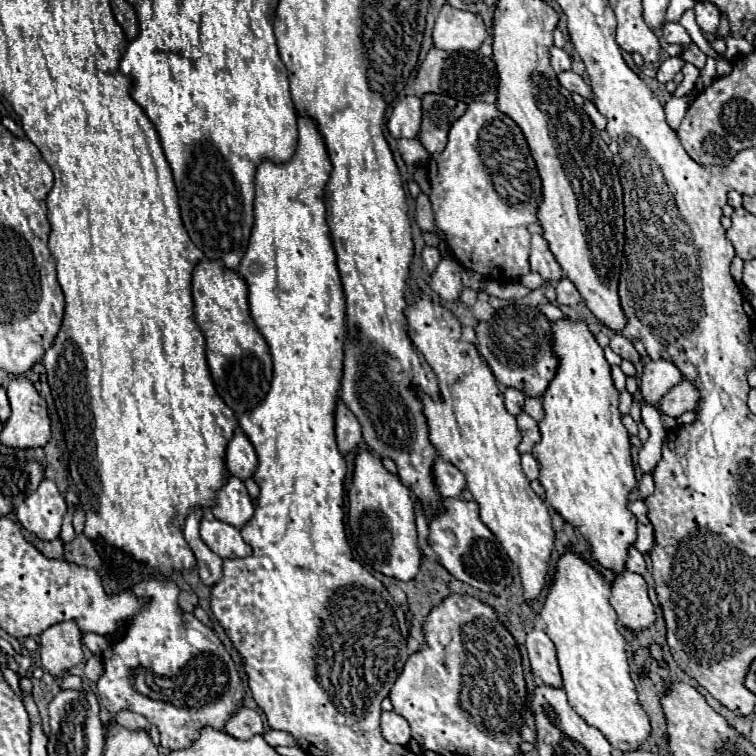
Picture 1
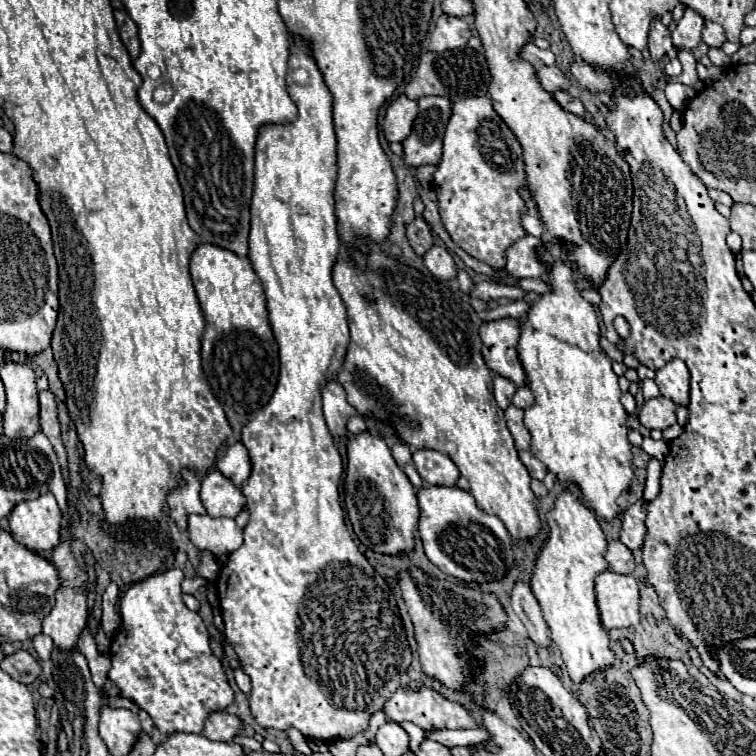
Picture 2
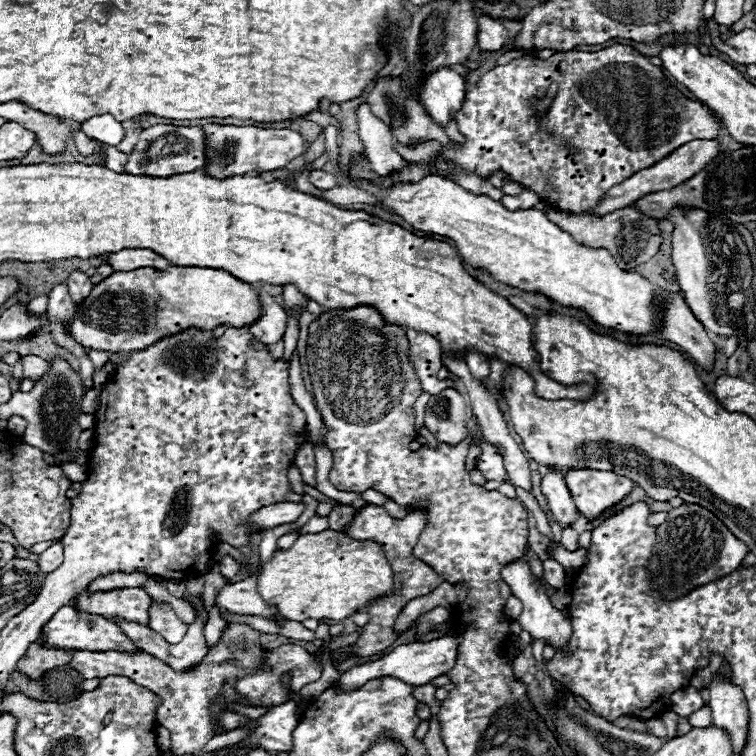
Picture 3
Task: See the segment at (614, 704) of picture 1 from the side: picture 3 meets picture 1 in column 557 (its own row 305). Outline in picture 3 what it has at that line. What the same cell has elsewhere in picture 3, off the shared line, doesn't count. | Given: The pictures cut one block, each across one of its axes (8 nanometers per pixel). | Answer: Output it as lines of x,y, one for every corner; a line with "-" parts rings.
426,176
424,180
416,184
398,184
394,188
368,184
364,180
354,180
352,184
372,194
378,194
384,202
382,208
386,212
394,212
402,216
416,230
452,238
458,254
466,262
470,262
474,268
488,270
496,280
504,284
510,284
528,292
542,292
544,296
556,300
562,306
574,306
574,308
584,310
600,326
614,328
624,334
644,334
644,332
654,330
654,322
658,320
658,314
650,308
650,300
654,292
660,288
644,280
636,272
626,272
618,268
608,250
588,248
584,244
578,244
568,232
562,232
556,224
552,224
546,218
546,214
540,210
530,208
530,210
508,212
498,200
492,200
488,196
472,196
468,190
464,190
456,182
446,180
442,176

